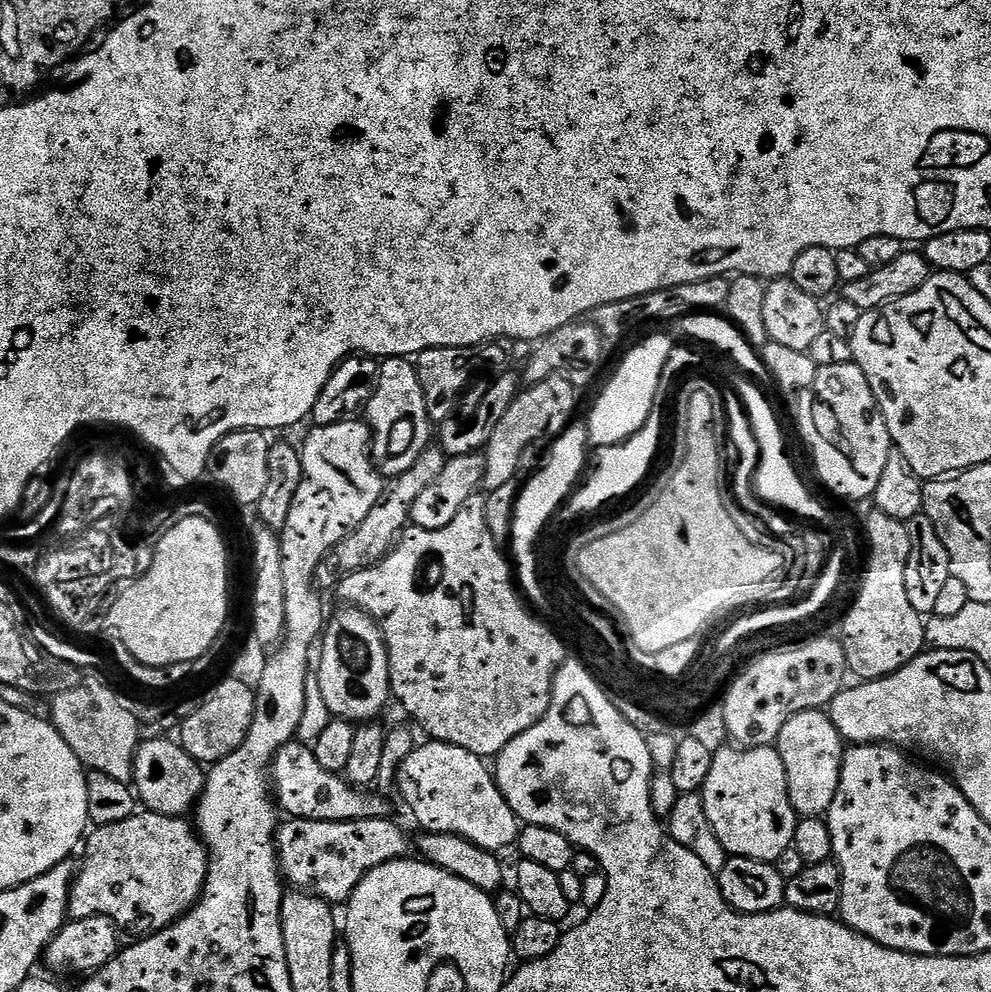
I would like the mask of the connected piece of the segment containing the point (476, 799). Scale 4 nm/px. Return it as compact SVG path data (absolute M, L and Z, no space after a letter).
M428 740L417 745L402 764L397 776L398 793L400 792L407 806L416 814L417 822L424 832L450 833L451 836L466 838L480 849L491 852L502 852L502 849L519 841L520 821L510 810L505 796L496 784L493 771L485 764L485 759L471 754L462 747L450 743Z

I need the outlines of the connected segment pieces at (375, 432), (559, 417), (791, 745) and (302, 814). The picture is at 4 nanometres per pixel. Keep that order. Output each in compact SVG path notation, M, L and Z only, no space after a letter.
M389 356L380 364L380 381L366 405L366 423L372 431L370 451L381 476L395 478L410 470L430 445L434 425L426 410L420 374L407 356Z
M557 374L546 378L546 382L525 387L520 395L502 414L502 422L488 439L484 457L483 487L491 490L506 486L506 482L517 479L521 474L520 463L524 460L524 451L531 444L536 444L549 432L556 438L569 427L572 415L576 412L576 388L567 380L567 375Z
M815 708L794 714L788 719L786 726L782 726L774 747L778 755L782 758L782 766L786 766L788 793L790 794L790 802L792 803L792 808L796 811L797 817L827 817L830 806L838 794L840 775L842 774L846 751L846 741L834 726L831 716L828 715L827 711Z
M293 742L288 744L283 748L279 754L277 754L275 760L272 761L272 767L270 769L270 780L274 785L274 799L278 805L279 811L281 813L289 812L287 815L289 817L295 818L297 820L317 820L318 822L350 822L351 820L386 820L393 815L392 808L383 800L380 796L371 796L371 791L365 790L363 787L348 783L347 779L343 775L326 770L324 767L318 763L318 758L316 757L315 751L307 743L303 742Z

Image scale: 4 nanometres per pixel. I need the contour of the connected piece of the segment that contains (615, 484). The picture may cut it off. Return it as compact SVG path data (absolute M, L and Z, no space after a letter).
M661 411L651 413L645 426L629 441L619 447L605 447L597 451L596 460L600 465L583 481L576 493L570 498L570 505L574 513L584 514L604 507L606 504L628 495L642 480L642 474L650 468L650 461L656 456L660 446L660 430L662 428Z

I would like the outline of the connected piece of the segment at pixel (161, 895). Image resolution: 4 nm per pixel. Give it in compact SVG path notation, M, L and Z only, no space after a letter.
M144 810L122 822L99 825L87 837L84 865L72 881L69 917L108 916L120 926L140 920L144 934L161 932L182 919L204 893L210 859L204 841L186 821Z

